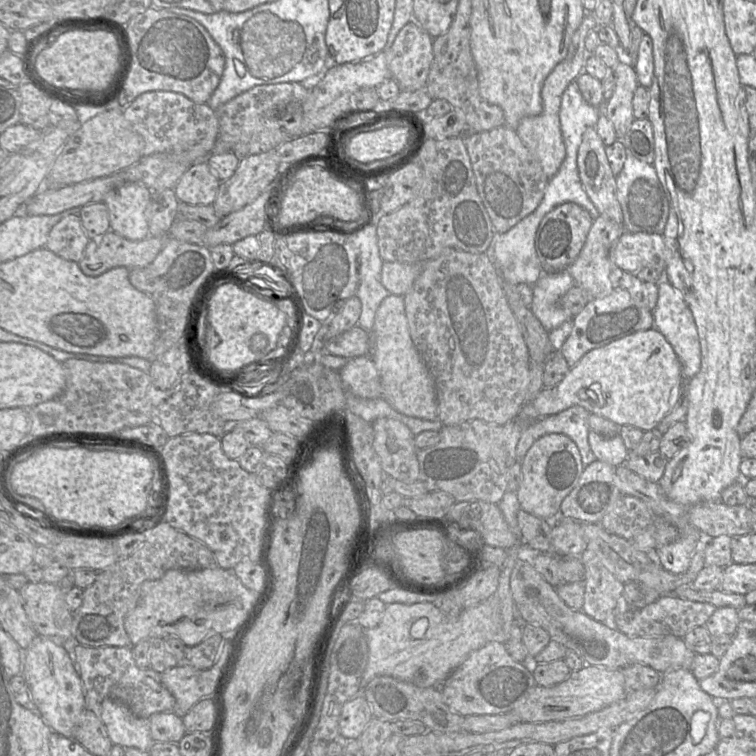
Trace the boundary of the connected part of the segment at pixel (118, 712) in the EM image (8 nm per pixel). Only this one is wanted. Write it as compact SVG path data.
M104 698L98 705L98 714L106 727L112 744L149 751L154 740L150 735L148 718L138 717L123 703Z

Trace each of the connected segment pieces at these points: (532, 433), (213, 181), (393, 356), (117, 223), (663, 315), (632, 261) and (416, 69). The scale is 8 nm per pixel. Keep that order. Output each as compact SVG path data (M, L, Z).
M572 406L558 414L540 418L522 427L522 434L516 446L516 461L522 462L527 451L539 438L547 434L563 434L577 446L583 467L596 460L588 443L590 413L581 406Z
M200 160L181 176L174 192L180 203L212 205L220 182L206 160Z
M390 294L375 314L370 336L371 358L379 373L382 397L396 411L429 421L438 419L438 402L433 377L416 349L408 326L404 296Z
M127 183L109 191L103 202L109 212L110 230L129 240L149 237L150 199L151 190L141 183Z
M667 280L658 284L658 299L653 309L654 327L665 337L674 350L682 368L682 381L688 381L700 370L701 352L697 328L693 315L679 290Z
M625 231L610 249L610 259L624 272L636 273L645 267L665 270L663 235Z
M413 20L402 27L390 49L384 50L391 77L398 83L401 91L414 91L426 85L433 60L433 40L434 38Z

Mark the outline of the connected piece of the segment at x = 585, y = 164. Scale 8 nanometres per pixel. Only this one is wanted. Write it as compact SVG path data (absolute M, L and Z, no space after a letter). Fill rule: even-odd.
M588 127L578 149L578 172L583 188L600 215L623 224L623 213L617 199L616 176L610 167L605 147L596 128Z

